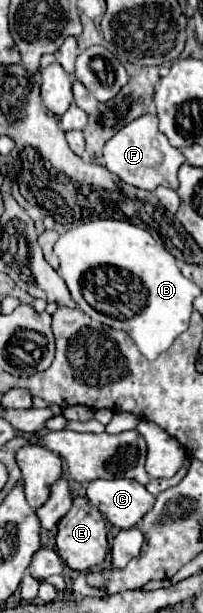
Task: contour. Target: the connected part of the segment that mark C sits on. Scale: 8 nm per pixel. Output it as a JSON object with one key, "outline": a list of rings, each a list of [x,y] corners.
{"outline":[[[99,479],[87,485],[87,499],[119,529],[131,529],[153,507],[155,497],[135,479]]]}

